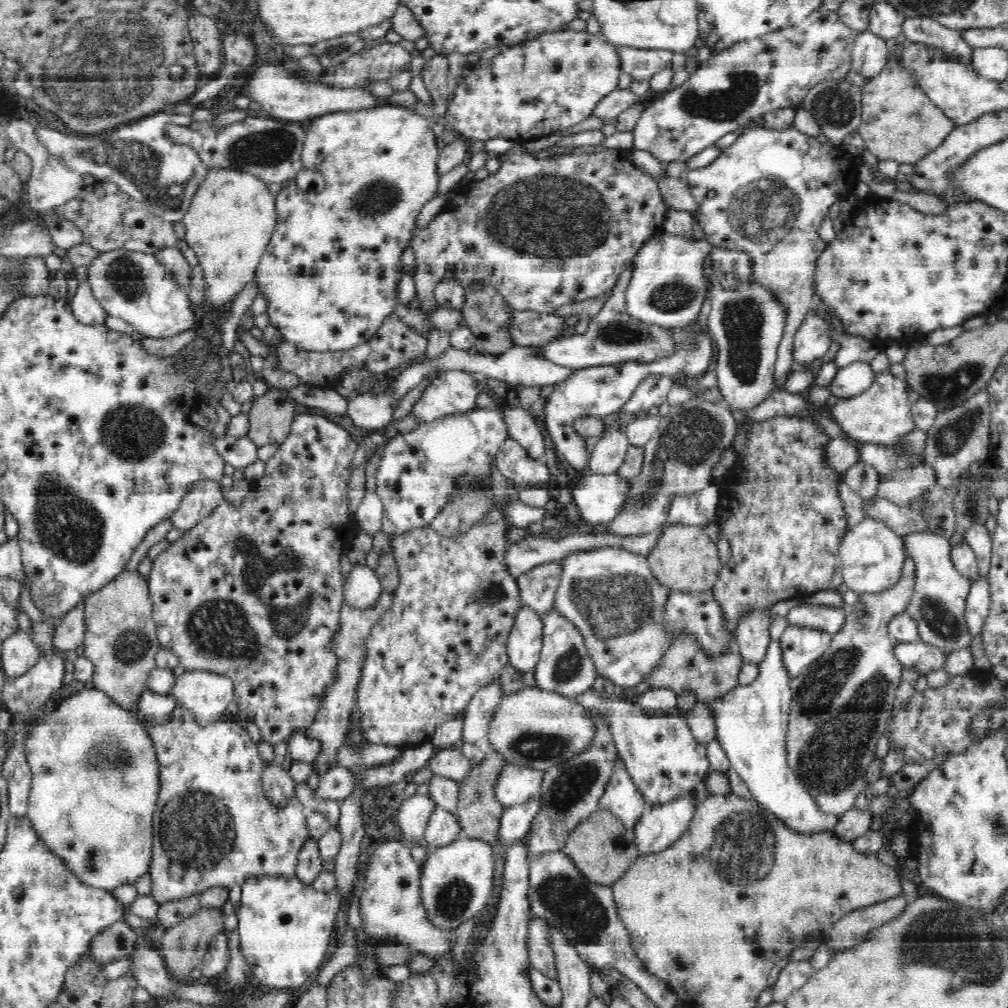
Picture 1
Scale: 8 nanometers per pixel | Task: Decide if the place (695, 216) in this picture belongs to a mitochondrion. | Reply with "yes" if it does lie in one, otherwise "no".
no

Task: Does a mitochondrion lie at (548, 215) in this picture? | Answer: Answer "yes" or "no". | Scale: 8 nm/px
yes

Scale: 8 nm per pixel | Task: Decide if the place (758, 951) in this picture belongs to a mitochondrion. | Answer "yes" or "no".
no

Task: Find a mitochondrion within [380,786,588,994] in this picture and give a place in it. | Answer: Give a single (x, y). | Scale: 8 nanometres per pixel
(453, 899)

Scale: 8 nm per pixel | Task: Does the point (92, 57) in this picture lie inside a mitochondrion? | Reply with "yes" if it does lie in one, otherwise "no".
yes

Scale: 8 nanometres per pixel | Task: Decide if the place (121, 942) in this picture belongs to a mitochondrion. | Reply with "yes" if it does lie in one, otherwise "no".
no

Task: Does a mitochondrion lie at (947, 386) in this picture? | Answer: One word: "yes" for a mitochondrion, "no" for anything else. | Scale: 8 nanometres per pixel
yes

